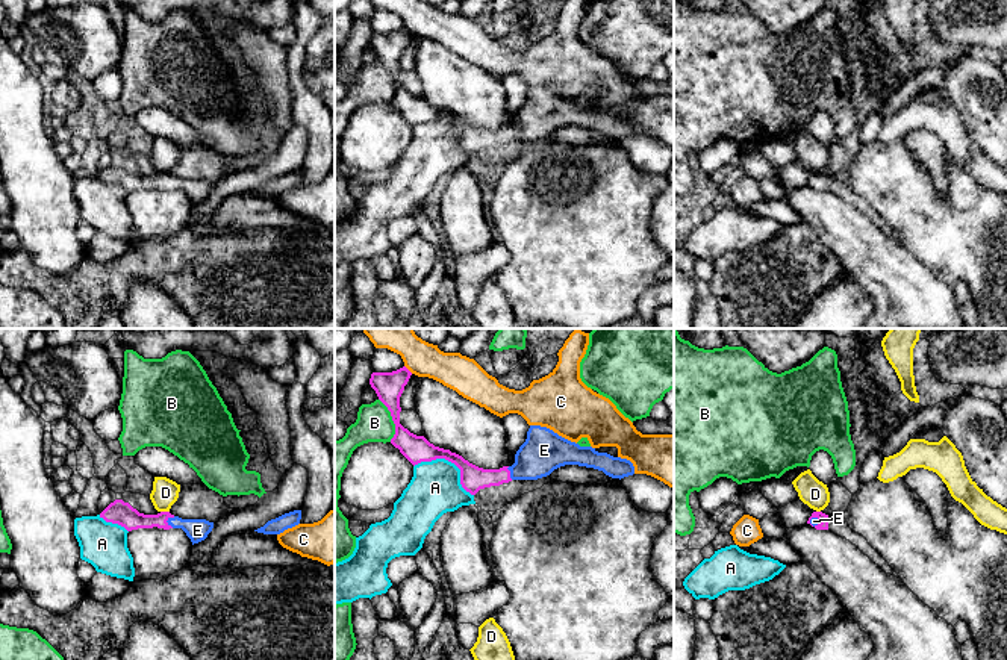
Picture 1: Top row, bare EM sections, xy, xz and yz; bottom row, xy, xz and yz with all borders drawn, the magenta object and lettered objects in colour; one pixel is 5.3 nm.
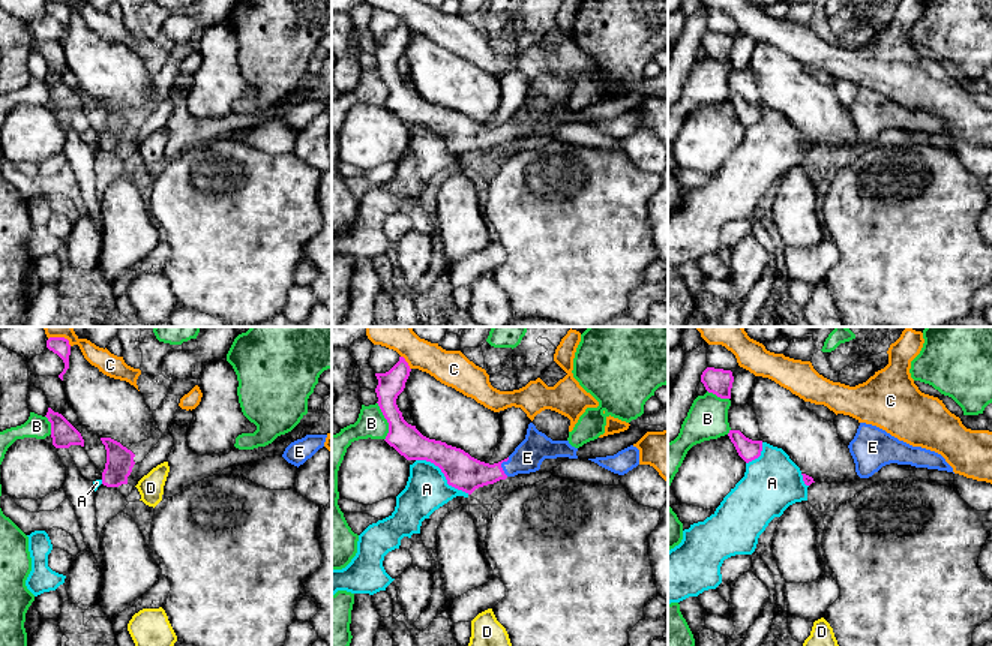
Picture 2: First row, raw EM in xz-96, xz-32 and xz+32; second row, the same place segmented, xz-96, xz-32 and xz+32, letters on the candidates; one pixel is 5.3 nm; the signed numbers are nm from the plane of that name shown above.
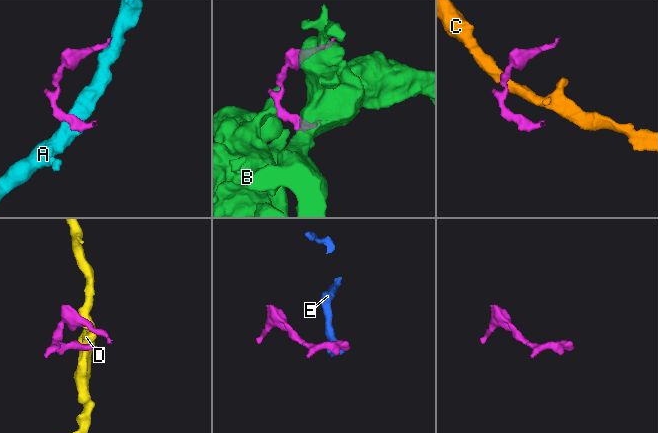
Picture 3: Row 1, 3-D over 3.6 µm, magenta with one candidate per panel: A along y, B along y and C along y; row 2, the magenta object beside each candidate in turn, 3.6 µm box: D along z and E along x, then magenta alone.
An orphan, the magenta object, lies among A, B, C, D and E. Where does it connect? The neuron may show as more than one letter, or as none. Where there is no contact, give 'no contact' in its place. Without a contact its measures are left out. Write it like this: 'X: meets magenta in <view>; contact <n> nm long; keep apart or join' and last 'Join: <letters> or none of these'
A: meets magenta in xz; contact 360 nm long; keep apart
B: meets magenta in xz; contact 240 nm long; keep apart
C: meets magenta in xz; contact 60 nm long; keep apart
D: meets magenta in xy; contact 50 nm long; keep apart
E: meets magenta in xy; contact 70 nm long; join
Join: E

